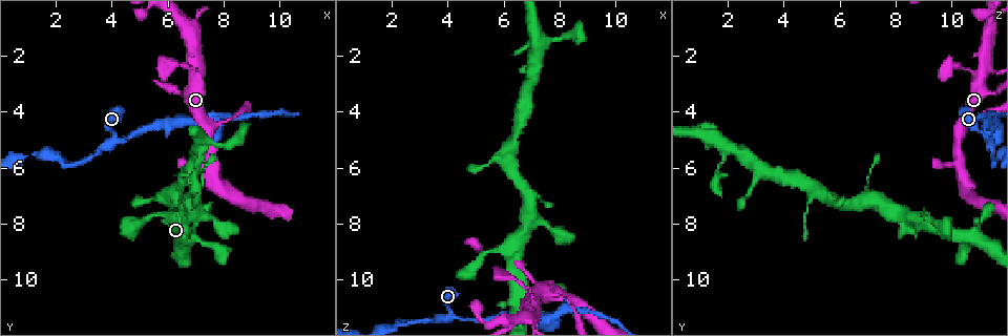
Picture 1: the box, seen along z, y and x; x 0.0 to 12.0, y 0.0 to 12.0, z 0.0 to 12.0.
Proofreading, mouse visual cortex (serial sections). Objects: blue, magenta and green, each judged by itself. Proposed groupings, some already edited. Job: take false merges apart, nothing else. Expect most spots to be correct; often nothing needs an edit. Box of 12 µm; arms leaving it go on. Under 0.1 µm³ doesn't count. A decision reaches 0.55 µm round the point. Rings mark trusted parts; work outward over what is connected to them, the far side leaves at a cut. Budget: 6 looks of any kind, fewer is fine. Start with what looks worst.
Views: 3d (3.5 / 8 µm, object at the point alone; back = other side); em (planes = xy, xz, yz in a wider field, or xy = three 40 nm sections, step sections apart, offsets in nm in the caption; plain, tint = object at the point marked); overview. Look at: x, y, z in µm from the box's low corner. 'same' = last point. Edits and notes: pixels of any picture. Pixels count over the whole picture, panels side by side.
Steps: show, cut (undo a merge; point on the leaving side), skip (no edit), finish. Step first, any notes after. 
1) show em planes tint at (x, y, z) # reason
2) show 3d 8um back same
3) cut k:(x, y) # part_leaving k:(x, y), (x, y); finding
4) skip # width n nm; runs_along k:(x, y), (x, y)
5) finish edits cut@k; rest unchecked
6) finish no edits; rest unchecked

show 3d 3.5um at (4.3, 5.0, 11.4) # side arm on a straight run

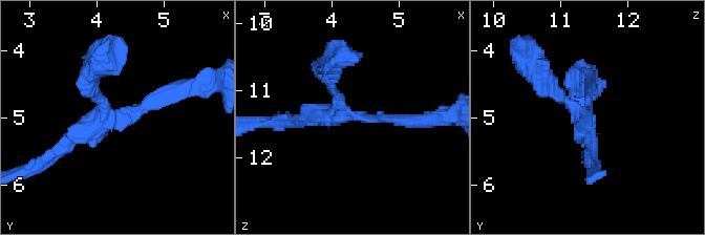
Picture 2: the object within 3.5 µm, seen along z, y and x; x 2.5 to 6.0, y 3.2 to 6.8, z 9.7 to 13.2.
show em xy step 5 plain at (4.30, 5.05, 11.35) # arms 3; arm_widths 150, 200, 250 nm; need the tissue

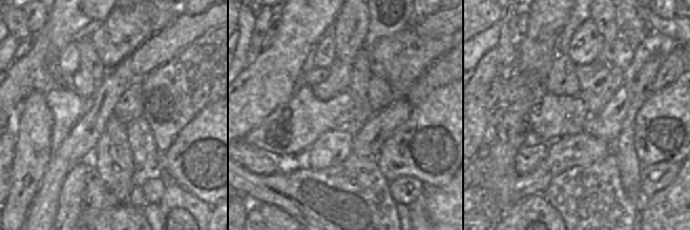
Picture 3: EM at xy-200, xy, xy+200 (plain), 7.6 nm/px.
show em xy step 5 tint same

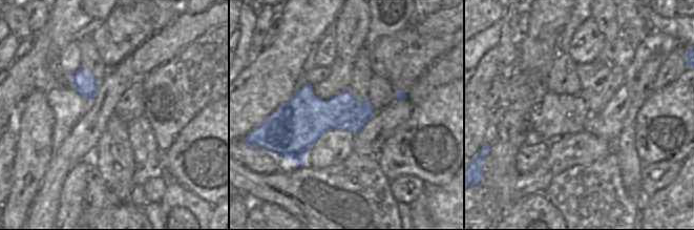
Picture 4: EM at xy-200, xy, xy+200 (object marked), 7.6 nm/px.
skip # width 280 nm; runs_along 2:(326, 76), (345, 113), (417, 121); one cell here

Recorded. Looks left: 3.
show 3d 3.5um at (7.3, 4.5, 10.3) # three-way junction

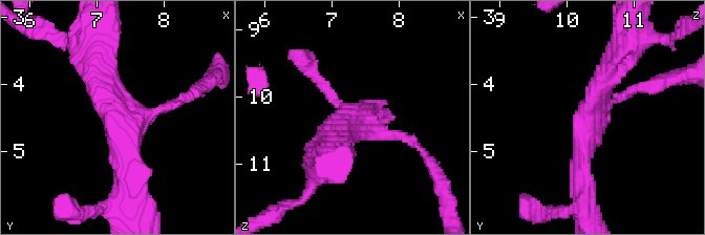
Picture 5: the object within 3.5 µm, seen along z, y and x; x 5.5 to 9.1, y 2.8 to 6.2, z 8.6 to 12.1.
show em planes plain at (7.40, 4.50, 10.35) # shape alone is not enough

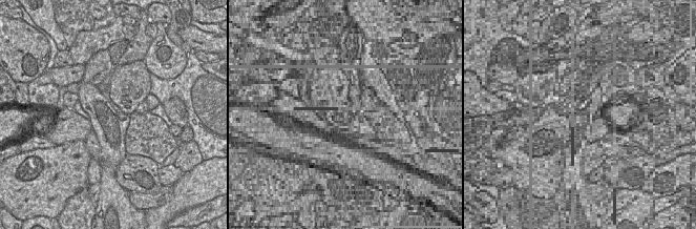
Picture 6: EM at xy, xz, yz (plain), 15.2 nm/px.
show em planes tint same # with the object marked

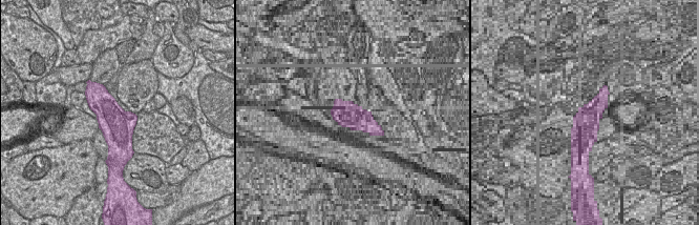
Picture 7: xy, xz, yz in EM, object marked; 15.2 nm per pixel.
skip # width 500 nm; runs_along 5:(617, 62), (590, 110), (584, 190); one cell here

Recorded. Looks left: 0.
finish no edits; rest unchecked

